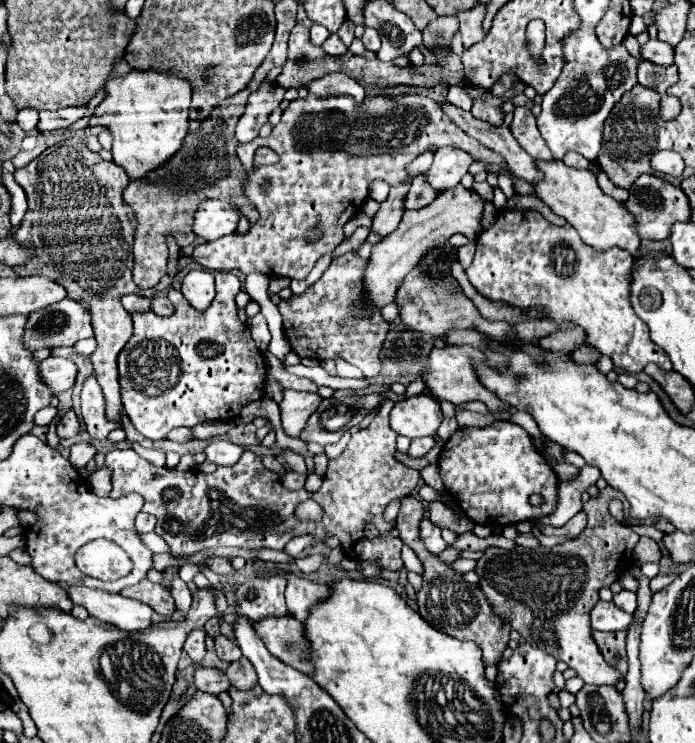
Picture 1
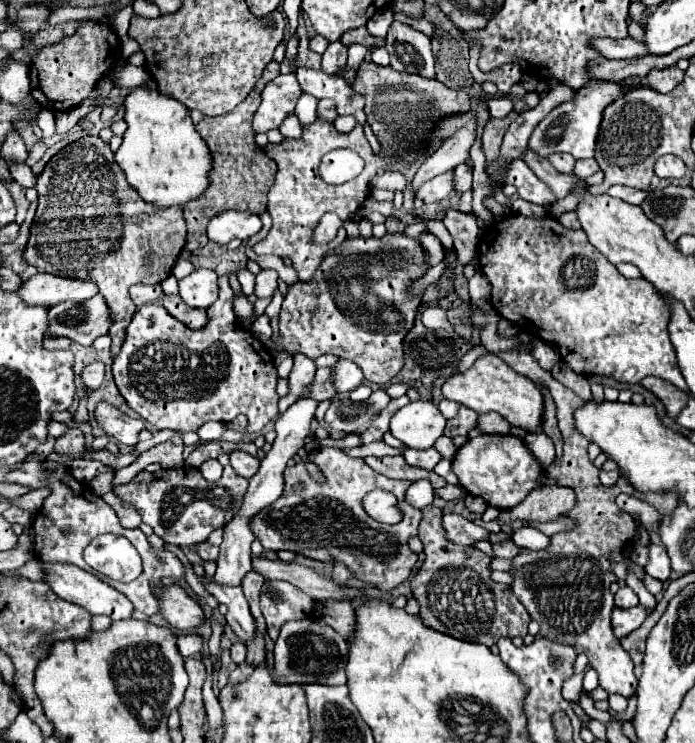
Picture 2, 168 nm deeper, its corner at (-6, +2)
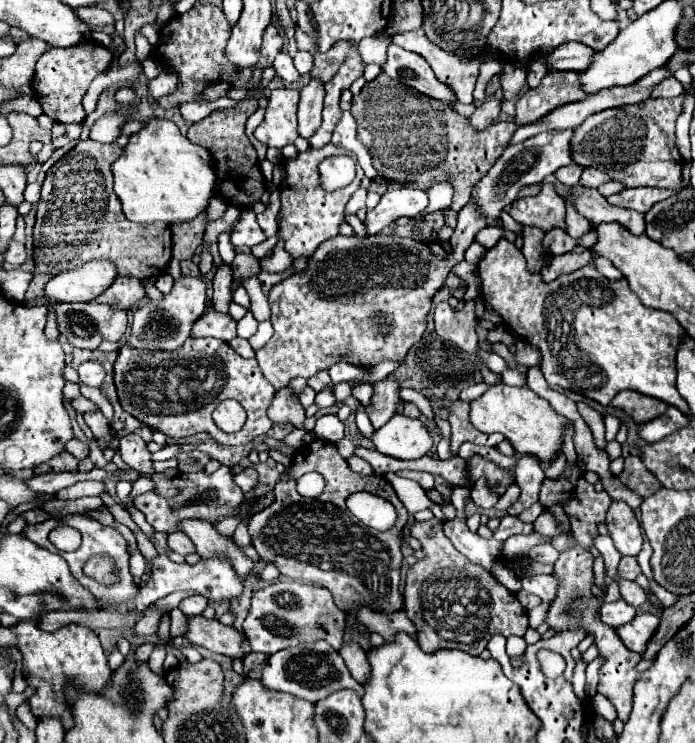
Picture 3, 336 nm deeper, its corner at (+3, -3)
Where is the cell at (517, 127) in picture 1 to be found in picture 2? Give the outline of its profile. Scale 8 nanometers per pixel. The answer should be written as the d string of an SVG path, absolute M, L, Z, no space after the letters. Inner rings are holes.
M552 154L552 156L548 158L548 162L550 162L558 172L566 172L566 174L572 174L574 164L576 164L576 160L574 160L570 154Z

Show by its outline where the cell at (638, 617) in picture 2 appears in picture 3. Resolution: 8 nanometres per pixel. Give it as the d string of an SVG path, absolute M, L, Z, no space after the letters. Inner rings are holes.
M643 613L643 615L637 615L631 623L617 627L615 631L627 649L641 653L645 649L645 643L649 641L649 635L653 635L653 631L657 629L657 623L659 623L657 615Z

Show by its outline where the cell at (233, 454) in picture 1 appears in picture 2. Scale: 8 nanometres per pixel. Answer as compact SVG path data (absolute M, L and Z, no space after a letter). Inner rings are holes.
M232 452L230 454L230 466L244 478L250 478L258 472L258 466L260 466L260 460L246 454L246 452Z

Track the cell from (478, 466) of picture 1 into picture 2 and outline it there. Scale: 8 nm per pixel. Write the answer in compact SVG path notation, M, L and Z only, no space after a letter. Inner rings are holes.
M484 434L468 440L454 456L452 470L458 476L462 488L472 496L484 498L490 506L500 510L514 508L520 504L528 492L538 484L538 478L544 476L538 460L526 448L526 444L516 436L494 436Z

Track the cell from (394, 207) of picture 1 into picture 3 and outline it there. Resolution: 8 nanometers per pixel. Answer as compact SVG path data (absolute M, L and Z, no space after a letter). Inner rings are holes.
M491 97L483 105L479 105L477 111L469 117L469 125L475 131L485 131L487 127L491 127L495 123L495 119L499 117L499 113L501 113L501 101L495 99L495 97Z

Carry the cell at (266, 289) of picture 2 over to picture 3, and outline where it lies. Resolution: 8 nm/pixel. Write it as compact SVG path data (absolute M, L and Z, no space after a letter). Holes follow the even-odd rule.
M247 309L247 315L237 323L237 335L243 339L249 339L257 331L257 319L253 317L251 309Z

